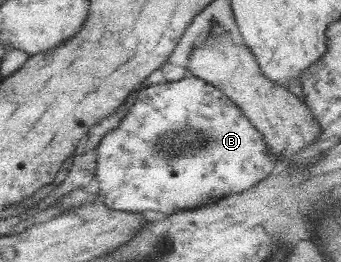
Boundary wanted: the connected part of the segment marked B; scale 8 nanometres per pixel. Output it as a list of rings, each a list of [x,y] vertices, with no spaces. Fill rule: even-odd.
[[[185,74],[183,79],[168,81],[157,85],[145,85],[138,91],[137,102],[131,107],[127,117],[119,124],[117,129],[105,135],[103,143],[99,145],[98,155],[93,158],[96,170],[96,179],[101,183],[99,199],[104,205],[119,211],[141,213],[141,211],[160,211],[166,214],[202,208],[203,206],[217,203],[217,199],[223,200],[227,195],[241,193],[249,187],[253,187],[263,177],[268,177],[273,169],[278,168],[279,161],[275,156],[270,156],[264,139],[260,133],[249,123],[249,120],[239,111],[239,108],[216,86],[190,74]]]

